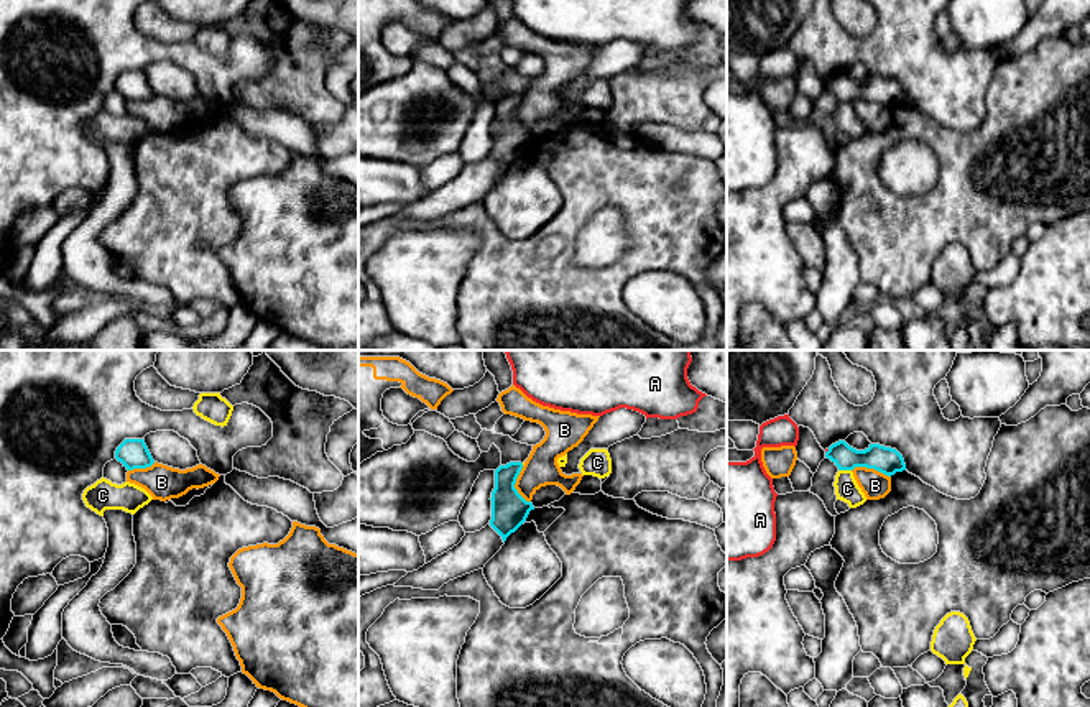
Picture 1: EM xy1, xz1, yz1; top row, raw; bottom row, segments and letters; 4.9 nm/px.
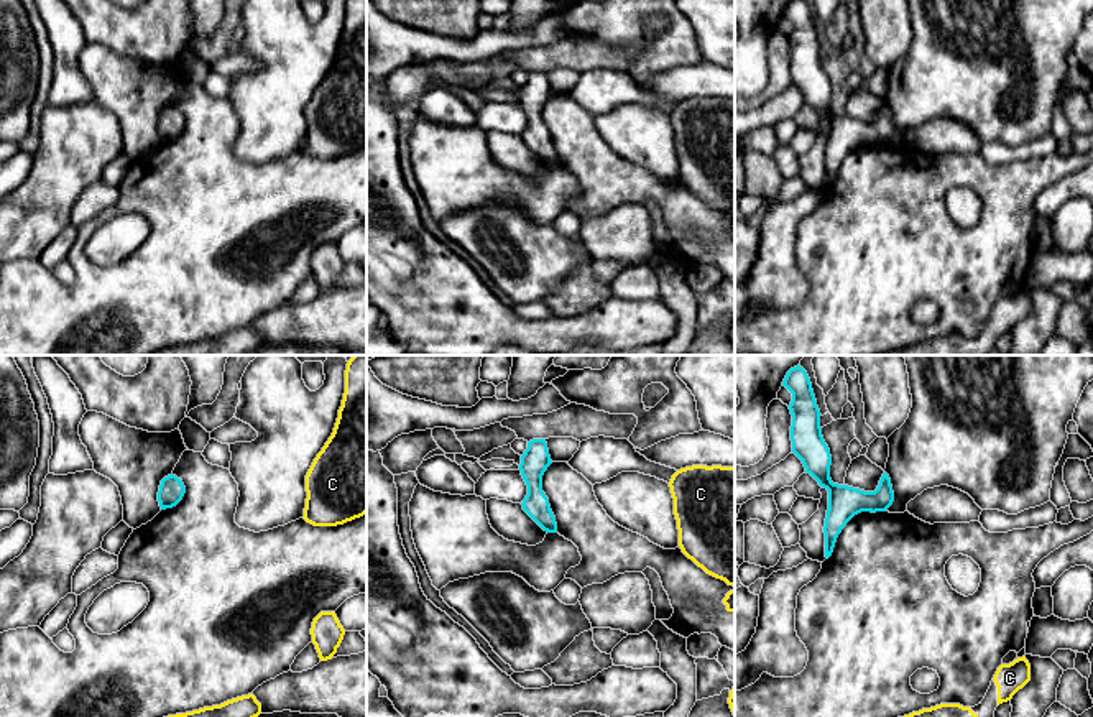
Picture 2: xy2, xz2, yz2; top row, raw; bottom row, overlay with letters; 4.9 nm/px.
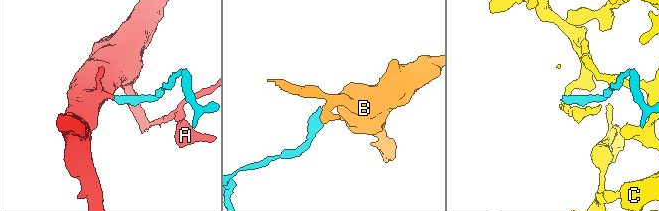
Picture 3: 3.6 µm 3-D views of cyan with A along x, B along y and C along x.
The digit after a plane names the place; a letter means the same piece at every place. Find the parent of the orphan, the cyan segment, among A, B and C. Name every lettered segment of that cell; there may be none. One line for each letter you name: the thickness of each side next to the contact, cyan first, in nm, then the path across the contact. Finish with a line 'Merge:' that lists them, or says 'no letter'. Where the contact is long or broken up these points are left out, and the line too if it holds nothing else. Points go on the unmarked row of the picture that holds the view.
A: 120/20 nm | across yz1 (845, 89), (840, 84), (827, 83), (826, 81)
Merge: A

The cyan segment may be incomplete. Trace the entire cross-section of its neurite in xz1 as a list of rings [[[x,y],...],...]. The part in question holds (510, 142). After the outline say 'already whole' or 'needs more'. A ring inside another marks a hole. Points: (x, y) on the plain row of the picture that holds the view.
[[[510,94],[495,102],[495,120],[492,123],[490,158],[501,168],[503,174],[515,164],[534,141],[515,120],[516,110],[523,100],[521,94]]] | already whole

